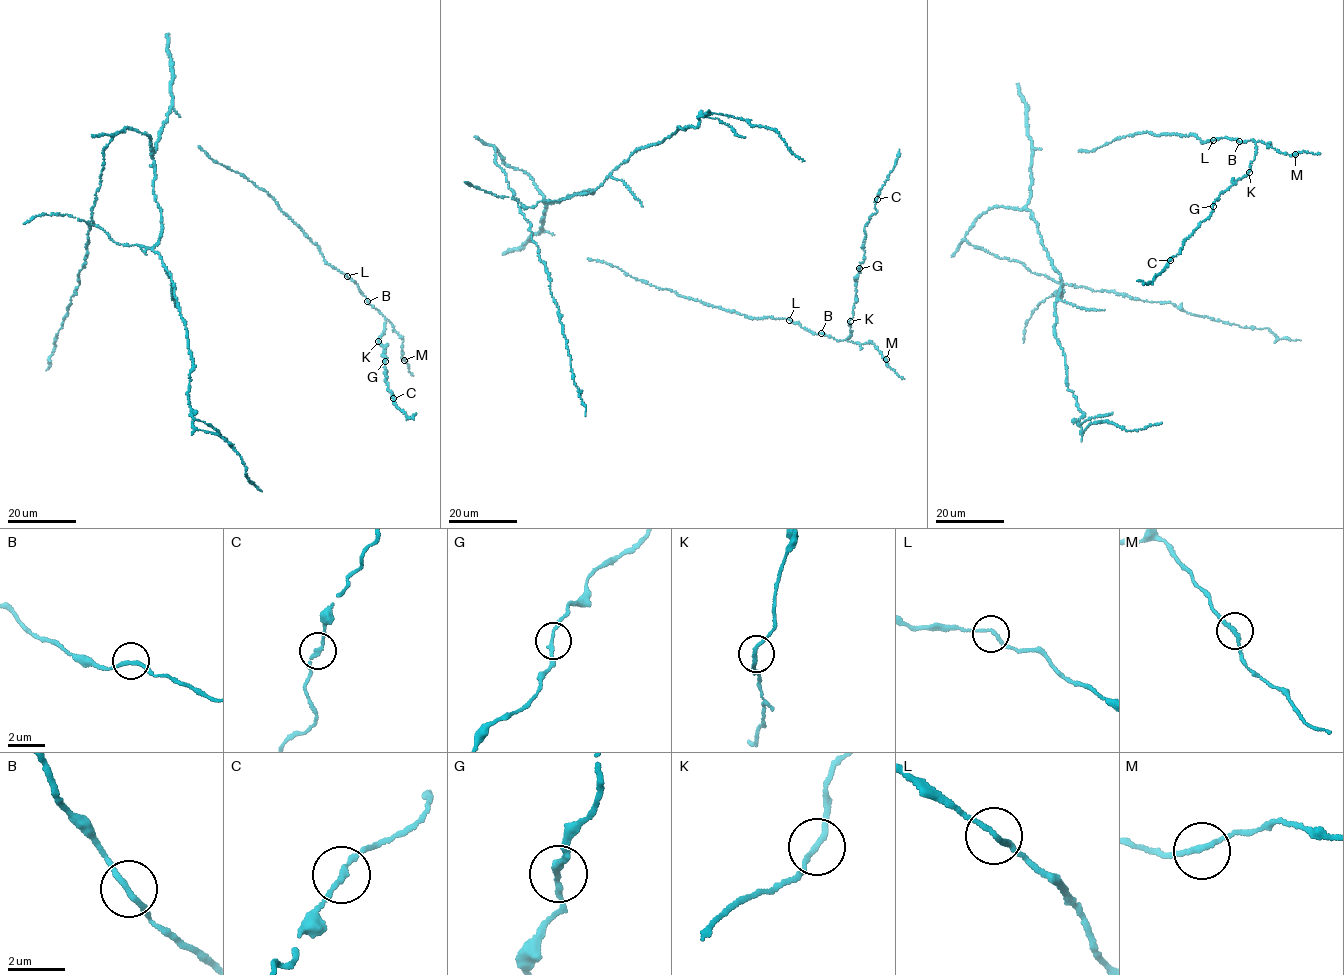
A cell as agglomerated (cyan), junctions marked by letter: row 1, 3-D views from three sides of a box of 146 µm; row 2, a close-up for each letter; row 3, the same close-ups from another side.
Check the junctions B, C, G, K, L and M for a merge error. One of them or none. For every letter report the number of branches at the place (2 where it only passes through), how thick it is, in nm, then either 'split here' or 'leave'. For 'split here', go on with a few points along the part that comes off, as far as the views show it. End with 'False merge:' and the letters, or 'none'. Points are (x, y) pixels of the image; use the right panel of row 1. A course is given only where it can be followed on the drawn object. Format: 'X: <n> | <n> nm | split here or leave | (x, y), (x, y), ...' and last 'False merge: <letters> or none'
B: 2 | 180 nm | leave
C: 2 | 180 nm | leave
G: 2 | 190 nm | leave
K: 2 | 180 nm | leave
L: 2 | 170 nm | leave
M: 2 | 180 nm | leave
False merge: none

